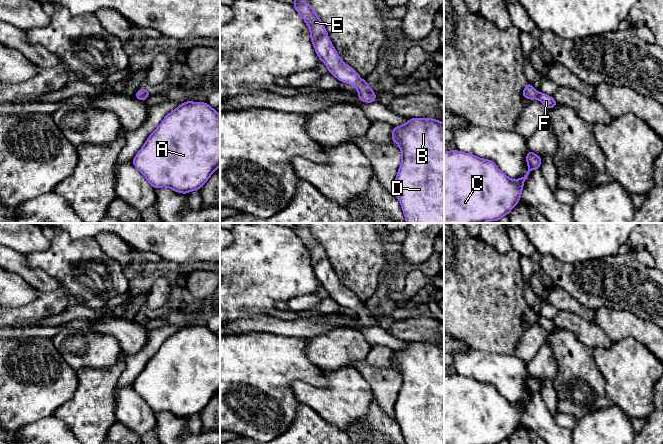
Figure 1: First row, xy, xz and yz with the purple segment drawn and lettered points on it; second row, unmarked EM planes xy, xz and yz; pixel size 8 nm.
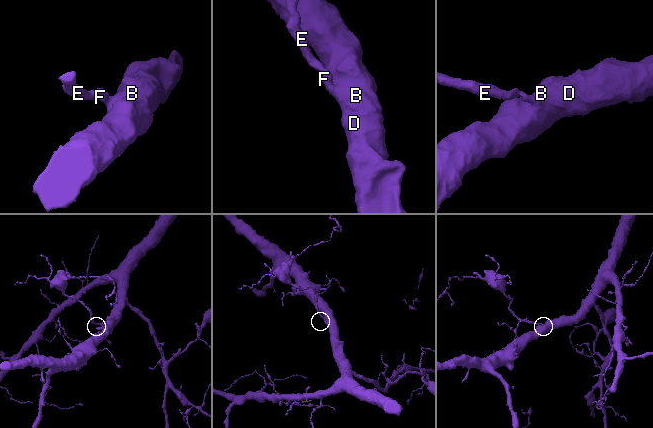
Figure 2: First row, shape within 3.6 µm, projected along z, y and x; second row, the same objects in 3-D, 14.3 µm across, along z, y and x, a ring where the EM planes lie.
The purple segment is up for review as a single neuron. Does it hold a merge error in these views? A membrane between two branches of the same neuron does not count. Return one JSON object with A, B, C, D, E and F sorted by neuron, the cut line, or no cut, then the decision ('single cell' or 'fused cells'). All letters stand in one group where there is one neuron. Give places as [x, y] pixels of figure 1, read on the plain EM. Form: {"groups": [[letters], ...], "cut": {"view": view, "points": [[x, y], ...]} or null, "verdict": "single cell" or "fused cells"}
{"groups": [["A", "B", "C", "D", "E", "F"]], "cut": null, "verdict": "single cell"}

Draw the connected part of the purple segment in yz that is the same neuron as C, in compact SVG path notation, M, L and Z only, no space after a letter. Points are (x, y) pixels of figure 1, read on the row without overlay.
M457 373L444 375L444 444L500 444L508 439L521 423L529 397L540 393L542 382L528 374L526 386L526 399L512 404L492 384Z

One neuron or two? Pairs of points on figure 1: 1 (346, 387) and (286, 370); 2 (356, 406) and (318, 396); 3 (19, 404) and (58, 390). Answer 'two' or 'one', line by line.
1: two
2: one
3: one

